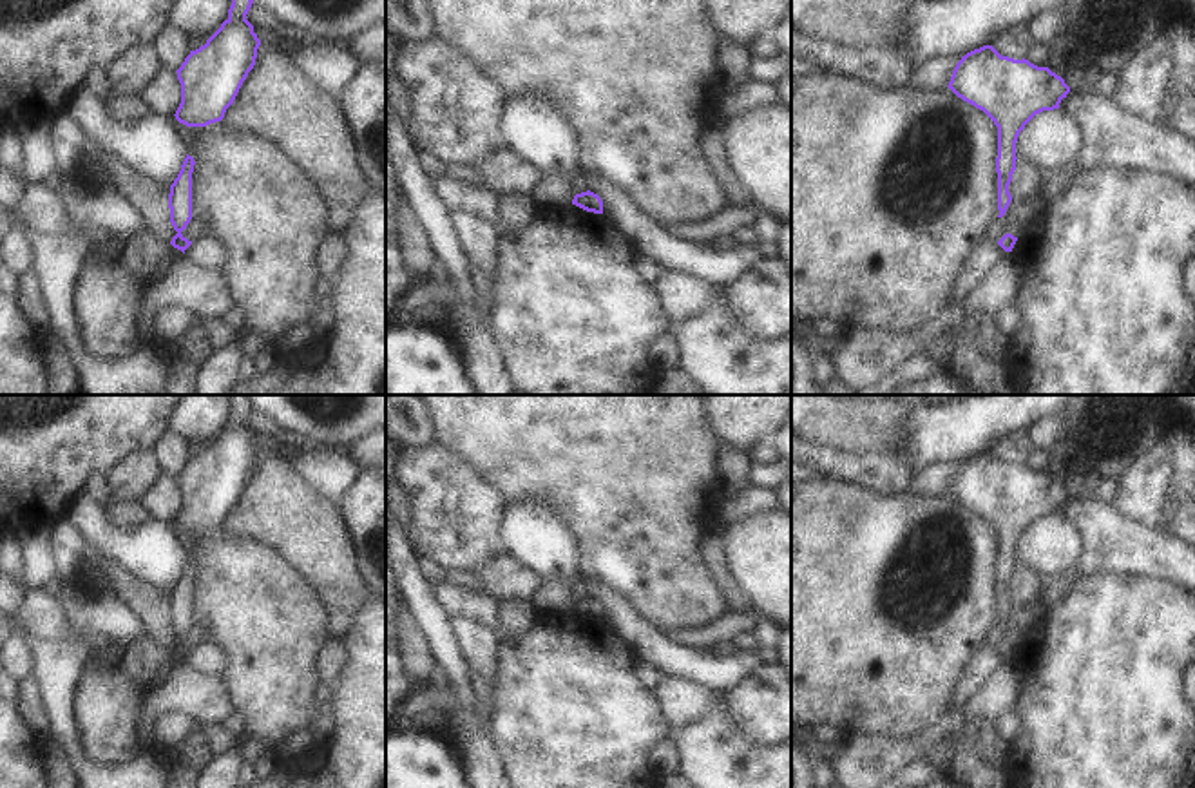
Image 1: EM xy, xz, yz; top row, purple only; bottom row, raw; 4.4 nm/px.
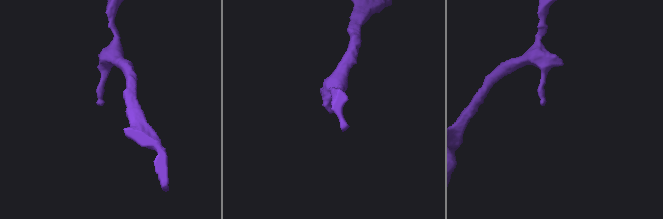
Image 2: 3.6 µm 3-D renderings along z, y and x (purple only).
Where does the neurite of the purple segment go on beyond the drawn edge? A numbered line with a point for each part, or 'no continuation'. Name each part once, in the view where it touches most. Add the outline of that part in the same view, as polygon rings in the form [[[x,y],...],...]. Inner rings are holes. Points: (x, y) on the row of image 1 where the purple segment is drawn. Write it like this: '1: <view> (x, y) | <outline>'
no continuation

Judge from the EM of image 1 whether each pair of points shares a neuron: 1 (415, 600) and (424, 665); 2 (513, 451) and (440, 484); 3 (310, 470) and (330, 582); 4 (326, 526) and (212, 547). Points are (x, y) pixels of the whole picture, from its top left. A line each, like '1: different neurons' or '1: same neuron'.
1: different neurons
2: different neurons
3: different neurons
4: different neurons

